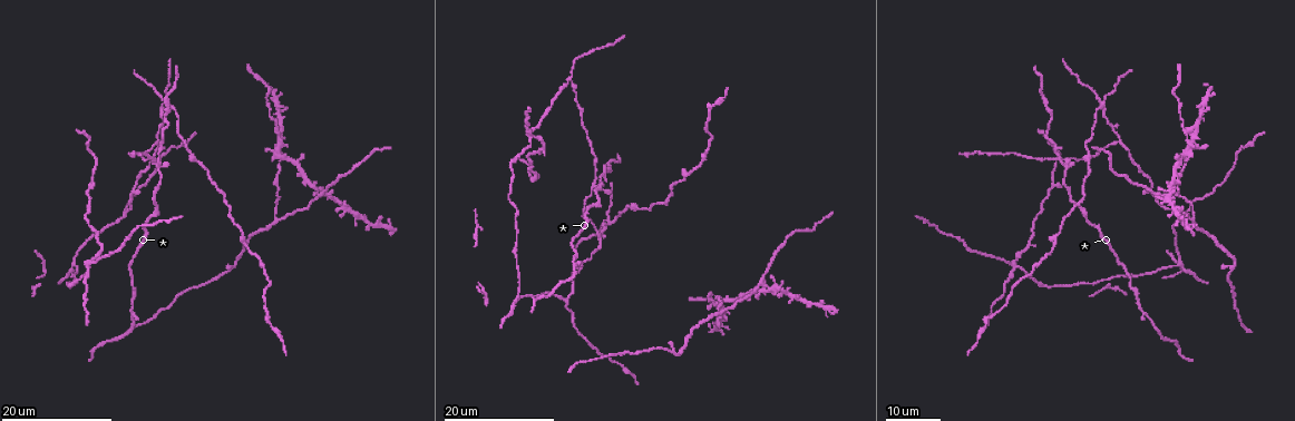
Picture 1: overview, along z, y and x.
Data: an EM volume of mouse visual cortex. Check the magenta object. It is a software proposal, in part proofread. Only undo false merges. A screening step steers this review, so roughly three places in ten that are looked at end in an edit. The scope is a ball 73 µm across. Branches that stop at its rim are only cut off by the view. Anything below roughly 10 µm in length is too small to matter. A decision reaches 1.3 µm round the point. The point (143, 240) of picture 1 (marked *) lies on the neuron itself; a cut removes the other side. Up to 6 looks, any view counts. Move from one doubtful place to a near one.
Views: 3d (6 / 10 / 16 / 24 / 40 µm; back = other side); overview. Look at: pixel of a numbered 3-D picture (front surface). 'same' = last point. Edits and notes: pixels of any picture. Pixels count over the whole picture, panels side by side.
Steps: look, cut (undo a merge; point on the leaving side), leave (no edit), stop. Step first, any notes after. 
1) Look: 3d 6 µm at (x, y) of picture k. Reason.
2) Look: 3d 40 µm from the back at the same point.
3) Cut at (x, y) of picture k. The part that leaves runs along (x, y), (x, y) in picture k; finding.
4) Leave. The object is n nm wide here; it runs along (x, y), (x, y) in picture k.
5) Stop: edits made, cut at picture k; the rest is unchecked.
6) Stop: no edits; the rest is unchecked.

Look: 3d 16 µm at (518, 300) of picture 1. A fork.

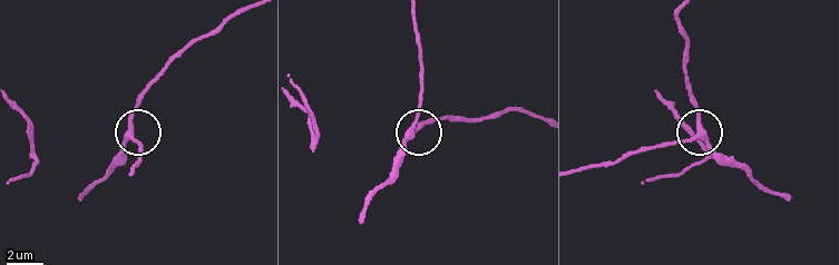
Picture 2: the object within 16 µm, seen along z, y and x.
Look: 3d 10 µm at (696, 136) of picture 2.

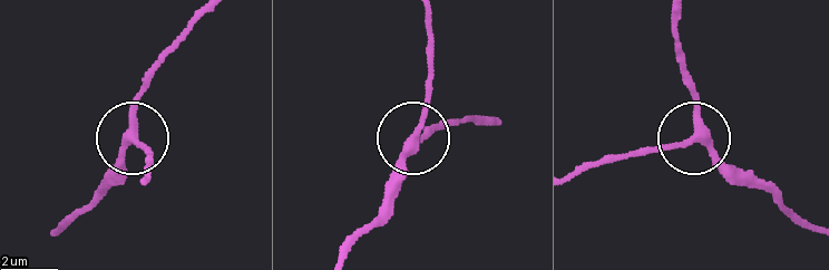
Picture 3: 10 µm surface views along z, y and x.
Leave. The side arm is 15 µm long; 3 arms meet here; one neuron here.

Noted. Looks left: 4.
Look: 3d 24 µm at (123, 215) of picture 1.

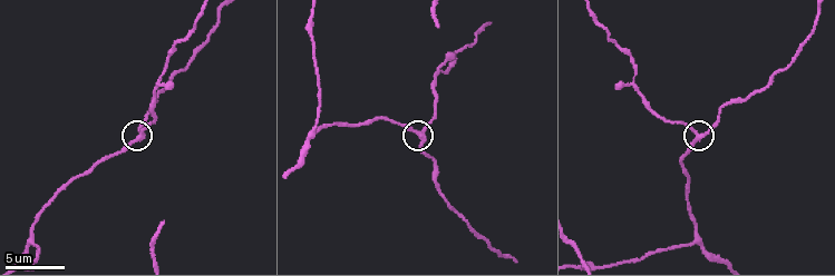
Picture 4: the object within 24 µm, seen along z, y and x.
Look: 3d 10 µm at (417, 133) of picture 4.

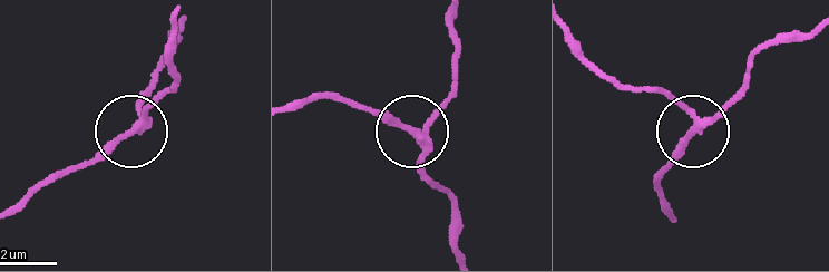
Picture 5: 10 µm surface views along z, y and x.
Leave. The side arm is 29 µm long; it runs along (574, 47), (616, 78), (660, 93), (695, 128), (743, 85) in picture 5; continuous, no second neuron.

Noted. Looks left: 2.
Look: 3d 24 µm at (1122, 140) of picture 1. Two arms in line, one across.

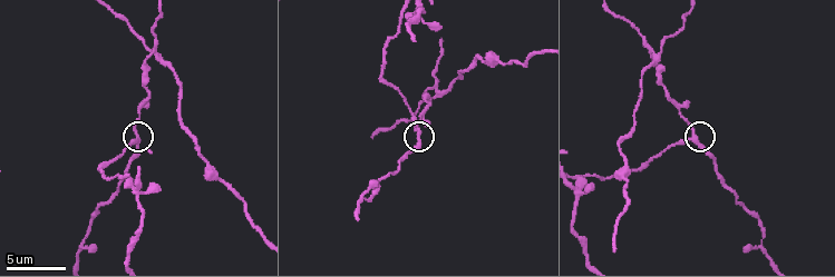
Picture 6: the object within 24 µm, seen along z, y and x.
Look: 3d 6 µm at (420, 130) of picture 6. Zoom in.

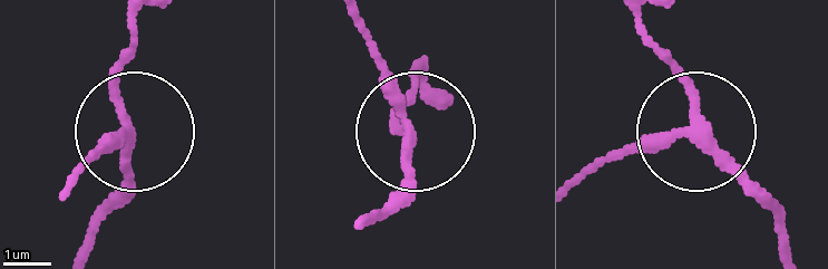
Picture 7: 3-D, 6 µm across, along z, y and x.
Leave. The side arm is 76 µm long; it runs along (67, 183), (127, 127), (118, 59), (130, 11) in picture 7; one neuron here.

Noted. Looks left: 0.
Stop: no edits; the rest is unchecked.

